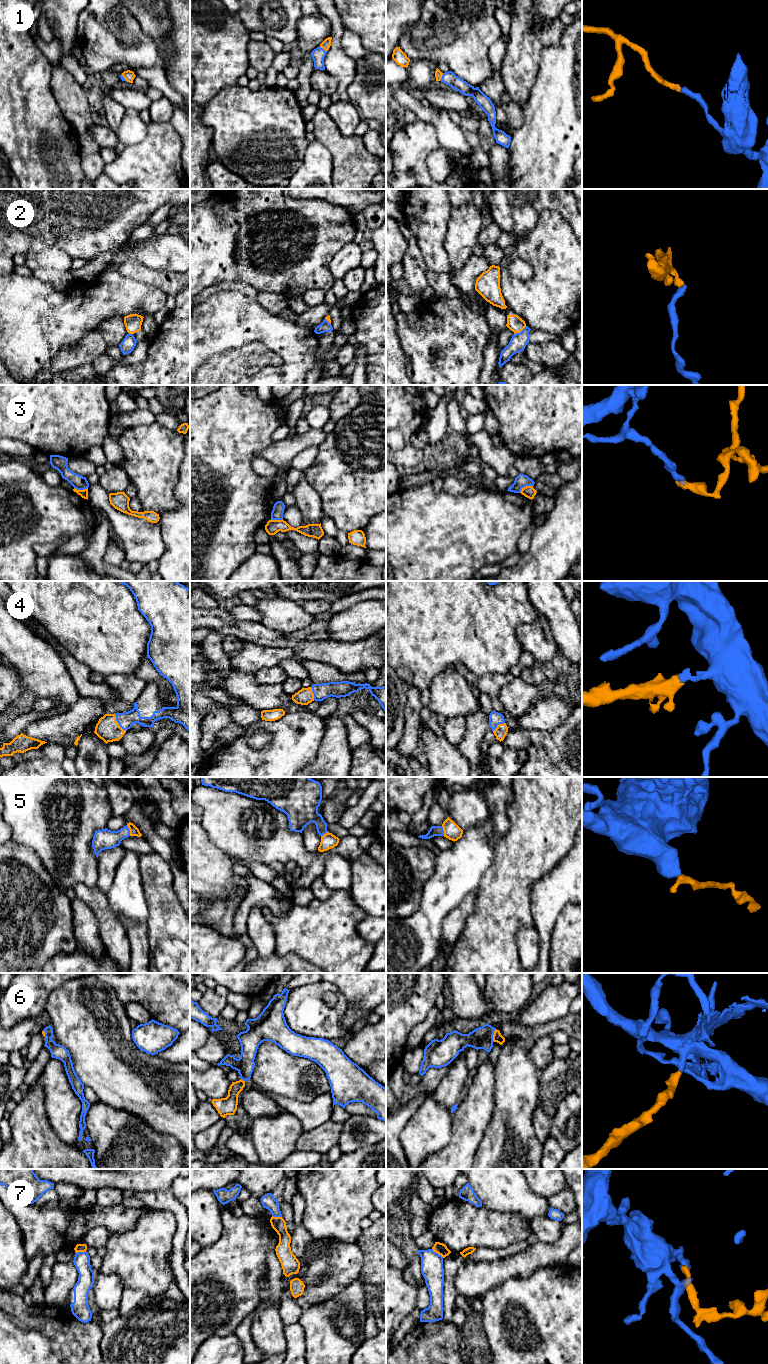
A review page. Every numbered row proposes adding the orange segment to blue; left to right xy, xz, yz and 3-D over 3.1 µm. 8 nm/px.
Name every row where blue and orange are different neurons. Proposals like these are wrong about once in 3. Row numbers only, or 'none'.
2, 3, 7

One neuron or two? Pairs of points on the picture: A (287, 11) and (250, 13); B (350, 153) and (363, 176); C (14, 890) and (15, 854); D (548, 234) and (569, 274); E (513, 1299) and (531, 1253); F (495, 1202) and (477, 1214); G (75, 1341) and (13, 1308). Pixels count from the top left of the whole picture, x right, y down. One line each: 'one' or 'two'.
A: one
B: one
C: one
D: one
E: two
F: two
G: one

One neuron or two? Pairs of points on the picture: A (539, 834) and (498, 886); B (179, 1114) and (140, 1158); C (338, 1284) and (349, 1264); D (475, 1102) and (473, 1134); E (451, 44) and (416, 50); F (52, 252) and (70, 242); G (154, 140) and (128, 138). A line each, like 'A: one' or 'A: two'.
A: one
B: two
C: one
D: one
E: one
F: two
G: two

